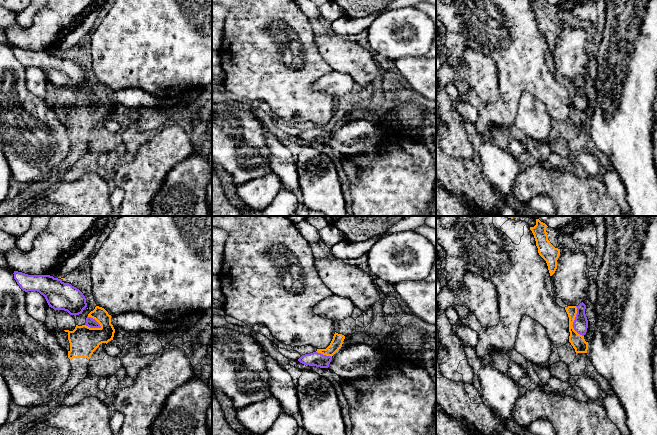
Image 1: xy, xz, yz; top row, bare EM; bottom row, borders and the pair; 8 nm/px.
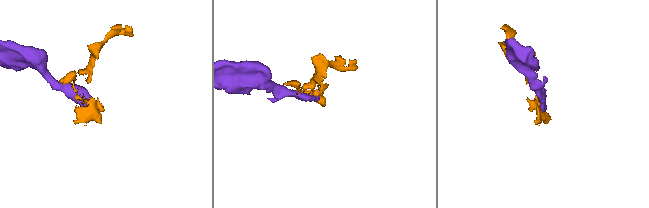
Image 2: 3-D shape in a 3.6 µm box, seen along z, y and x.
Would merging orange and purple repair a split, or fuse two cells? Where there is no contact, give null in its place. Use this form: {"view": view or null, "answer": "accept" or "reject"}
{"view": "yz", "answer": "accept"}

